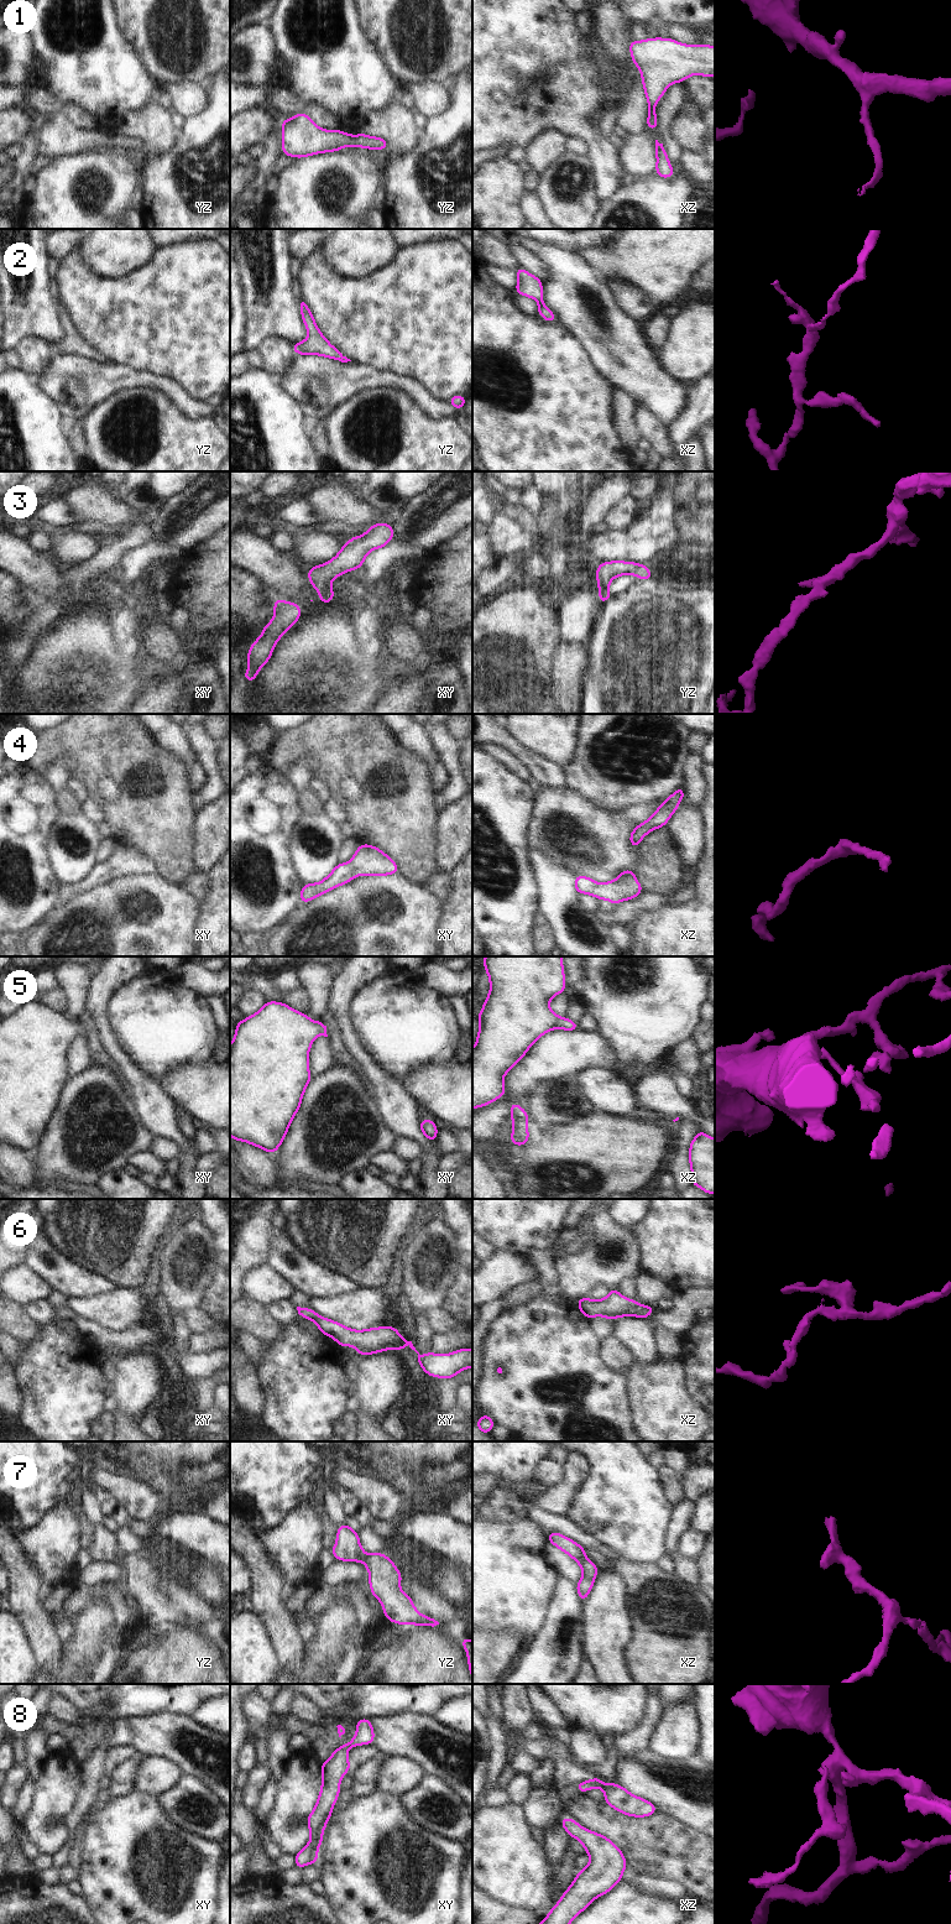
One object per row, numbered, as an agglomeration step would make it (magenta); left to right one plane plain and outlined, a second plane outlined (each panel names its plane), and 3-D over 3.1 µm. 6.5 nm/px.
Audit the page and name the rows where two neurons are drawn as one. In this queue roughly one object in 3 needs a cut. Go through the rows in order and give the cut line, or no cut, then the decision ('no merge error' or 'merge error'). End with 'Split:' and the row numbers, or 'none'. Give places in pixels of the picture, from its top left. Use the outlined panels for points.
1: cut none; no merge error
2: cut none; no merge error
3: cut none; no merge error
4: cut none; no merge error
5: cut none; no merge error
6: cut none; no merge error
7: cut none; no merge error
8: cut xz (590, 1781), (594, 1787); merge error
Split: 8

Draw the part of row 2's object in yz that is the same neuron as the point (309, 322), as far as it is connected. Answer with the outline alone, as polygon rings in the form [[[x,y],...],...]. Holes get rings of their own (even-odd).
[[[304,302],[301,303],[301,316],[309,337],[301,343],[291,344],[294,353],[298,355],[322,355],[341,363],[351,361],[322,335],[320,329],[315,325],[317,323],[309,307]]]

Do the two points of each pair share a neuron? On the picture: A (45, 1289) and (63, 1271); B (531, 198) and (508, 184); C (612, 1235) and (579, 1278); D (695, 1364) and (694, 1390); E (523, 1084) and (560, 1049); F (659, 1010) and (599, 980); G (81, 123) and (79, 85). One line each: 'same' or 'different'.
A: different
B: different
C: same
D: same
E: same
F: same
G: different

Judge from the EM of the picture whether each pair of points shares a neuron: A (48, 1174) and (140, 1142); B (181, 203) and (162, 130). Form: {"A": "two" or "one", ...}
{"A": "one", "B": "two"}

